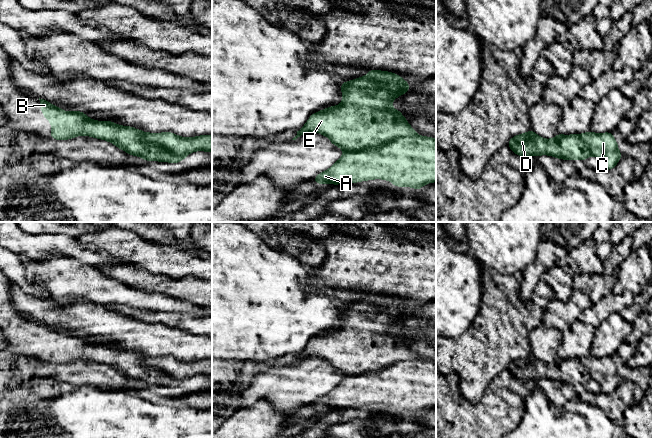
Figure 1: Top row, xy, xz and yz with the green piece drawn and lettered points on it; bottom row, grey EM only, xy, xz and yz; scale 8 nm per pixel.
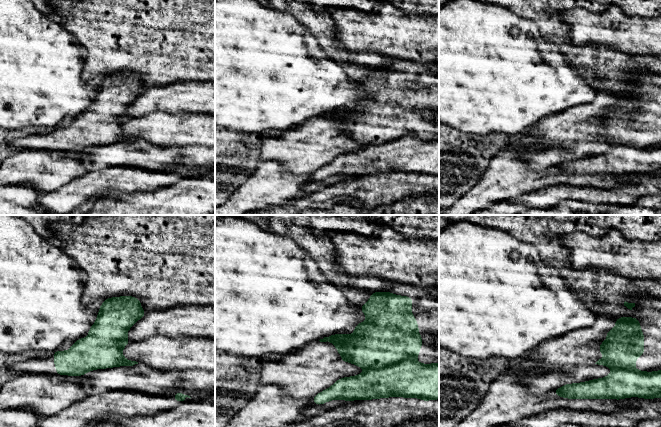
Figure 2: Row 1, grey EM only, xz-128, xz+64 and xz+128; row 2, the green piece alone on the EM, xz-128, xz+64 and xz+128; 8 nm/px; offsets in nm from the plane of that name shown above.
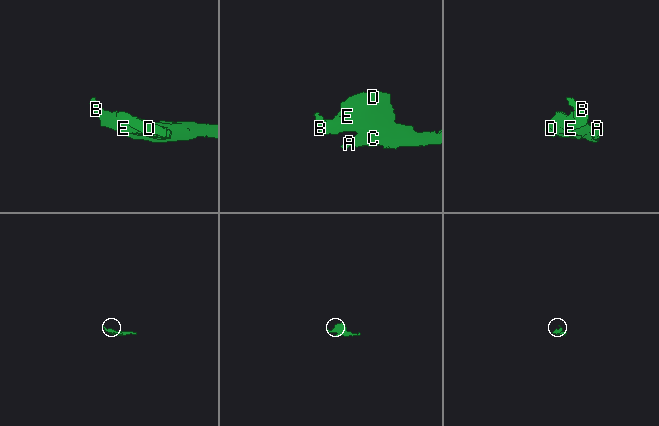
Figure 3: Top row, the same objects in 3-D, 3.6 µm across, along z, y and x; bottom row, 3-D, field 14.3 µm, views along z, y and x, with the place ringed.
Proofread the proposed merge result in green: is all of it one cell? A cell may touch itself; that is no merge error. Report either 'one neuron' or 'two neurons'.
two neurons

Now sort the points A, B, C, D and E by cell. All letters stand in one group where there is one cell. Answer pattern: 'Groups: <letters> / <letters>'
Groups: A C / B D E

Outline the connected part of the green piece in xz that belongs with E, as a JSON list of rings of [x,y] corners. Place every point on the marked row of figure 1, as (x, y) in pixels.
[[[371,69],[366,76],[342,82],[341,91],[341,104],[311,114],[292,140],[316,132],[347,153],[417,135],[392,107],[395,98],[409,92],[409,83],[398,74]]]

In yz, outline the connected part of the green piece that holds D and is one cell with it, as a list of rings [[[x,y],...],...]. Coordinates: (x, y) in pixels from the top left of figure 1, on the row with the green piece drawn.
[[[533,130],[512,137],[507,145],[513,153],[526,157],[532,155],[549,155],[558,159],[585,161],[589,156],[589,149],[580,135],[562,135],[558,133],[552,139],[544,139]]]

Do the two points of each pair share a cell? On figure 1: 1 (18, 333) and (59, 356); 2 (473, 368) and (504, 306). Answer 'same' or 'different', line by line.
1: same
2: same

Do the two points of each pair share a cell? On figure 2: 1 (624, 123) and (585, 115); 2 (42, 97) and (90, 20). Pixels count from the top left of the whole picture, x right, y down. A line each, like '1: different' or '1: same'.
1: different
2: different

